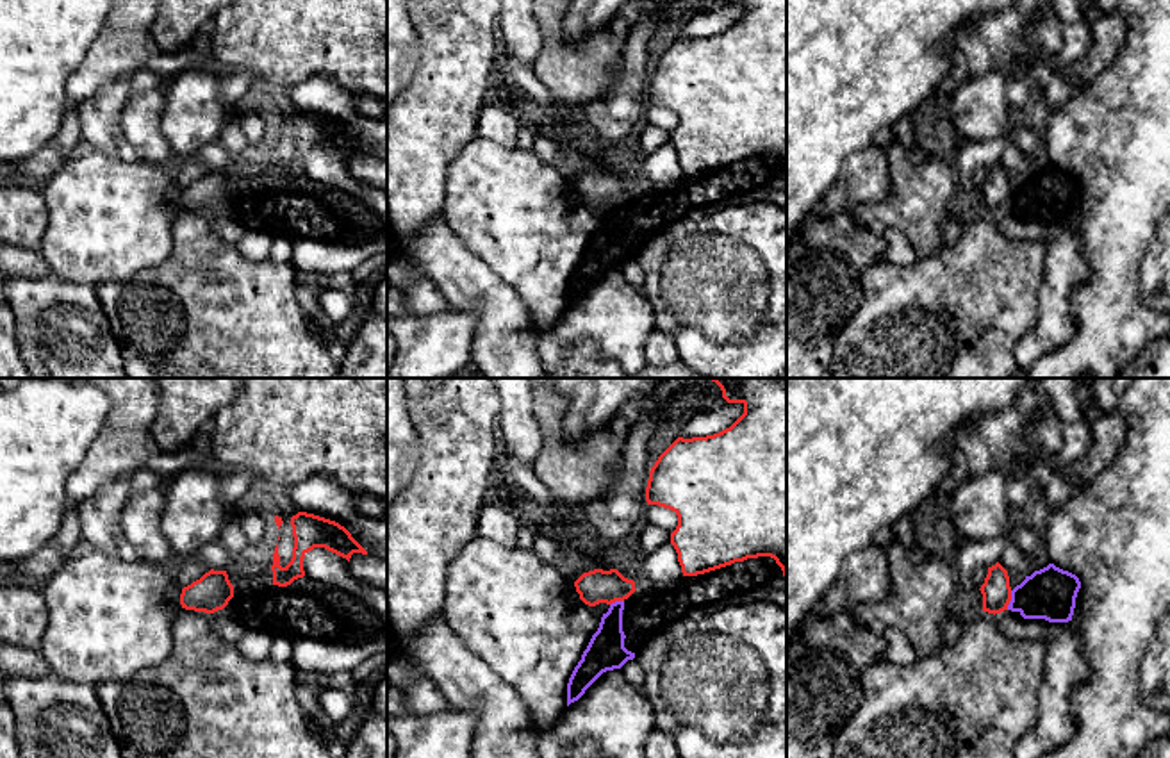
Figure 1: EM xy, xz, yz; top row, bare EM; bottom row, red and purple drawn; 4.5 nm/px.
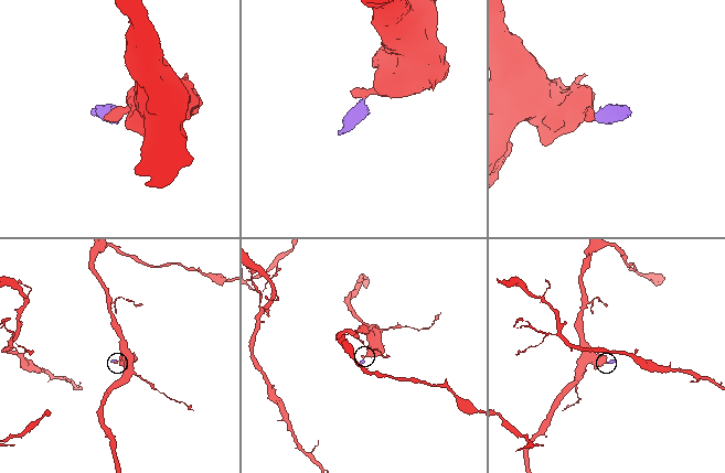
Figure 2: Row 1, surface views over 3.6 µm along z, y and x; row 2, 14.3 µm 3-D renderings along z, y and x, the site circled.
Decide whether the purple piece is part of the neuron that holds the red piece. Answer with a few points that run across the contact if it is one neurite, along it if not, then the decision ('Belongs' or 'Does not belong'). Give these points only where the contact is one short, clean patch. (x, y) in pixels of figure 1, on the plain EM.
Line: yz (1012, 191), (1006, 209). Does not belong

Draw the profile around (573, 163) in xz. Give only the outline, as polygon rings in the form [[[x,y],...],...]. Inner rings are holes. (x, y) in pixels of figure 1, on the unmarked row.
[[[562,144],[560,150],[560,169],[562,173],[569,177],[581,177],[583,173],[594,171],[594,169],[603,169],[610,171],[615,169],[614,164],[608,159],[601,157],[590,157],[569,144]]]

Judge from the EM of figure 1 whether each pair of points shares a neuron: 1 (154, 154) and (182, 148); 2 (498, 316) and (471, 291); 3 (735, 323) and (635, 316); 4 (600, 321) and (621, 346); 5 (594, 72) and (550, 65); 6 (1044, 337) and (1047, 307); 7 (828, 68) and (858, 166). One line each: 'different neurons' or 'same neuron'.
1: different neurons
2: same neuron
3: different neurons
4: same neuron
5: same neuron
6: same neuron
7: different neurons

